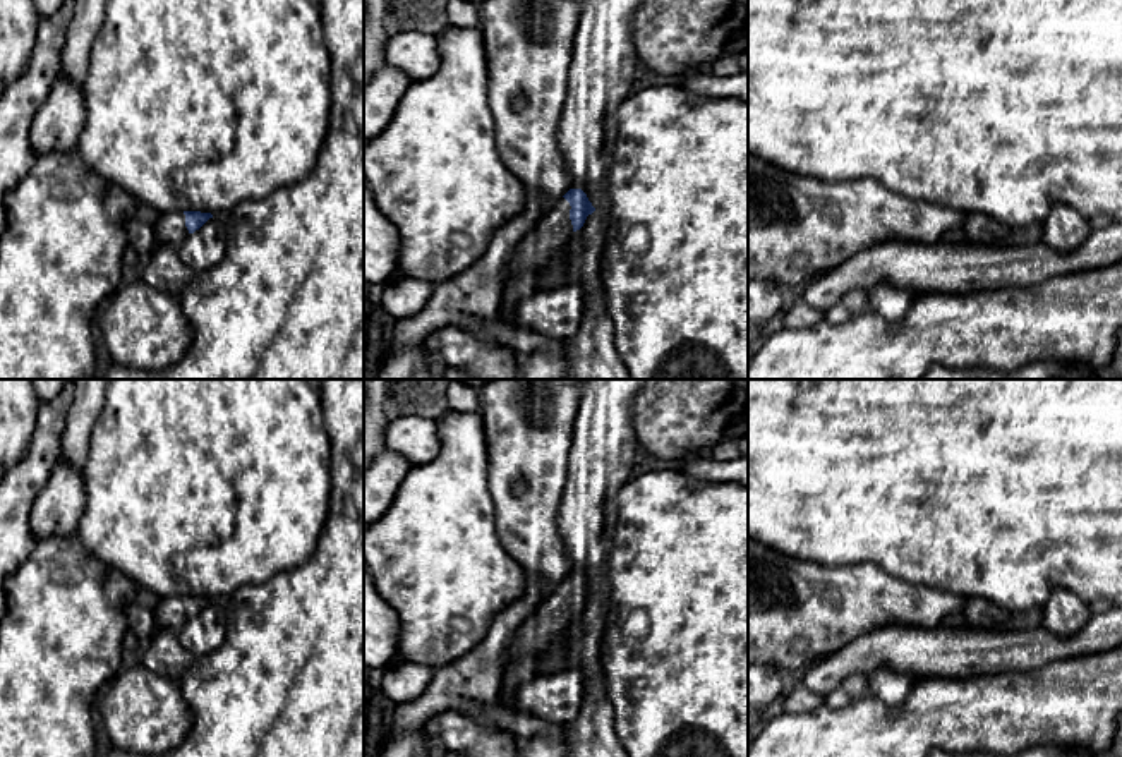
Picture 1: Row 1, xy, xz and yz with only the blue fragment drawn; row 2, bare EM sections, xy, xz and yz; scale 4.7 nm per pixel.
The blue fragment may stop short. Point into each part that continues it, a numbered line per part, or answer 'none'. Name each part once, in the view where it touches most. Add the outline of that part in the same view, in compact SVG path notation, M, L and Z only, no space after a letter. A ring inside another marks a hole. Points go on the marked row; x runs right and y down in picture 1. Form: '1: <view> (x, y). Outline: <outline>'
1: xz (553, 230). Outline: M561 197L516 244L504 282L525 269L540 269L570 240L573 225L570 203Z

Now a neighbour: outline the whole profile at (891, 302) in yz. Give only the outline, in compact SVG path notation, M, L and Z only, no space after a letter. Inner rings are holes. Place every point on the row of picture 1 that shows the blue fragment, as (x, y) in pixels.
M882 283L868 292L868 309L887 321L901 321L916 297L908 290Z

